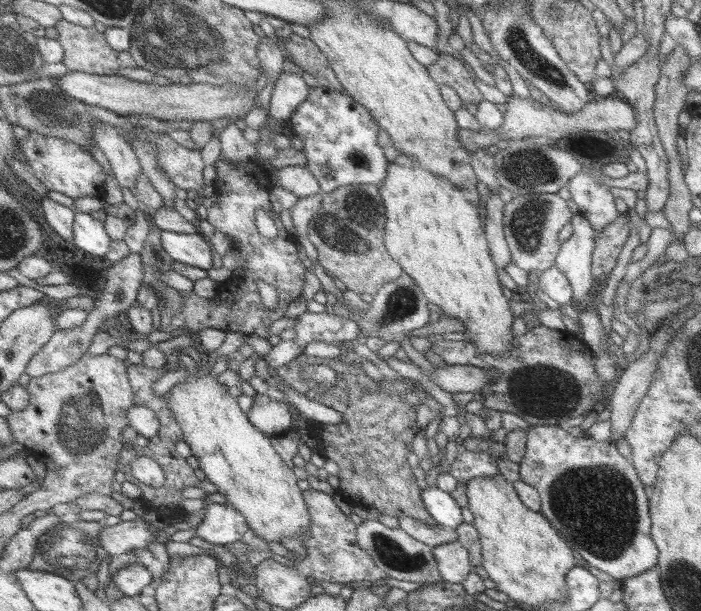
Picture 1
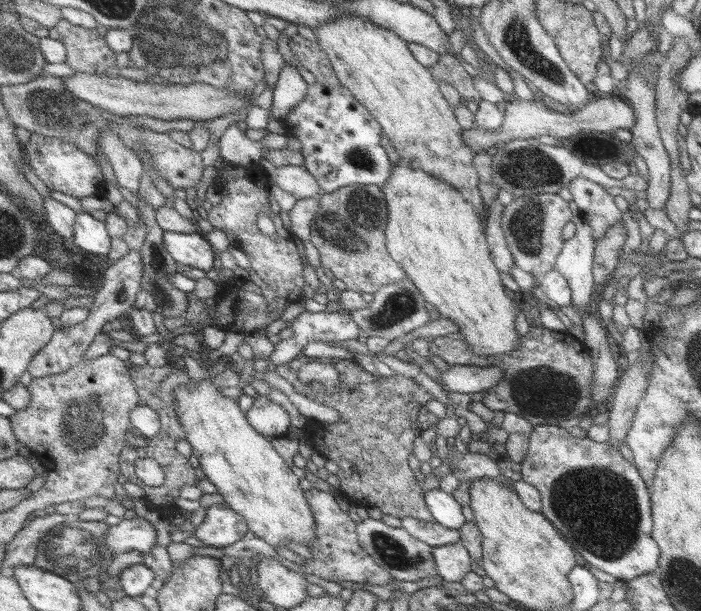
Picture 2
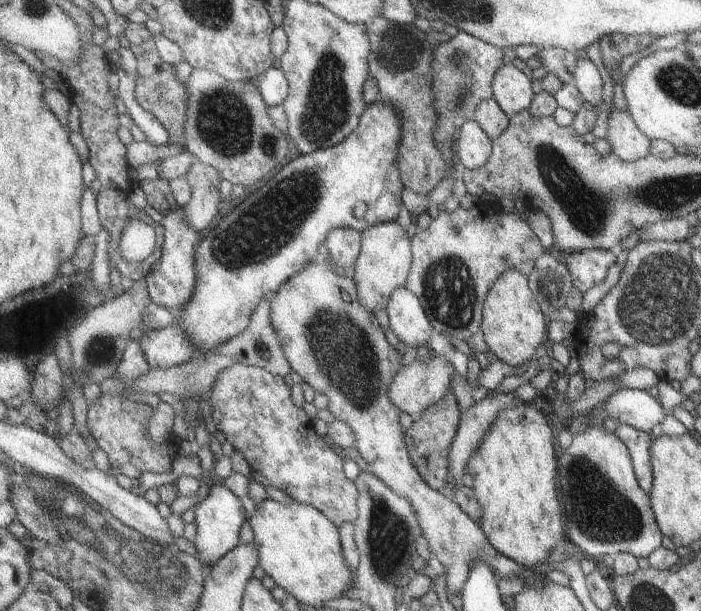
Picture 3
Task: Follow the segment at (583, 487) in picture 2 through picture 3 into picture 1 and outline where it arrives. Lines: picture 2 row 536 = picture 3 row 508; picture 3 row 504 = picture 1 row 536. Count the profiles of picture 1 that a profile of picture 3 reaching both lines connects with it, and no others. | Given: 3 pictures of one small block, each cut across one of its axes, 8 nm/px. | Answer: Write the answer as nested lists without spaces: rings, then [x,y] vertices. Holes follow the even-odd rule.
[[[564,425],[531,426],[526,434],[525,452],[518,462],[519,481],[532,486],[539,495],[539,513],[550,522],[559,536],[577,552],[585,564],[613,579],[631,579],[656,567],[657,550],[649,536],[651,519],[648,498],[642,482],[628,459],[619,455],[615,445],[592,438],[572,437]]]

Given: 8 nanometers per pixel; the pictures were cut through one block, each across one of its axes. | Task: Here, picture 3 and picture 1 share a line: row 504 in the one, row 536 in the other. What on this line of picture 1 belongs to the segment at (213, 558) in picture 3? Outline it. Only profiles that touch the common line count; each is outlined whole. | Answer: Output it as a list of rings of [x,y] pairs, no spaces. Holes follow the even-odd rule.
[[[226,503],[206,505],[204,518],[195,529],[199,538],[224,547],[243,540],[250,531],[246,518]]]

